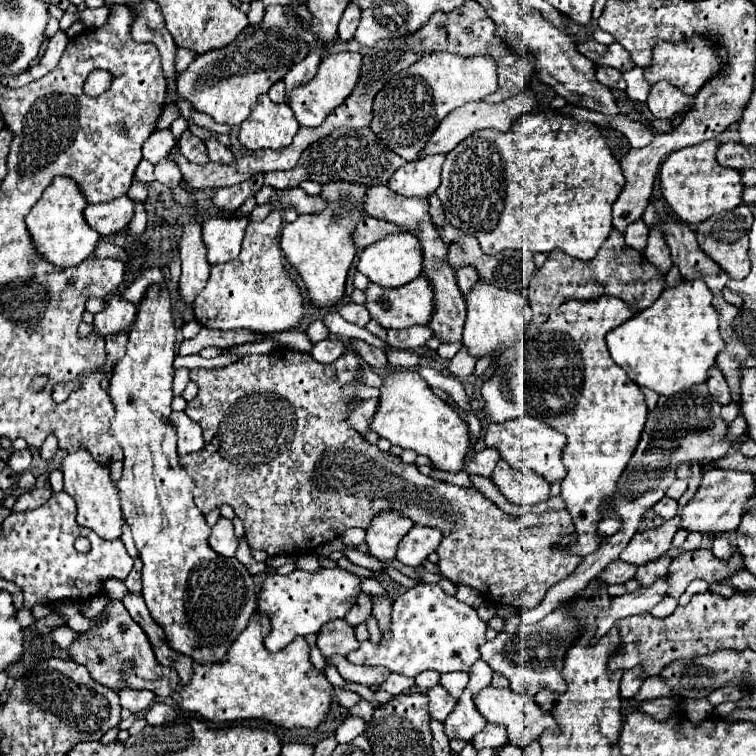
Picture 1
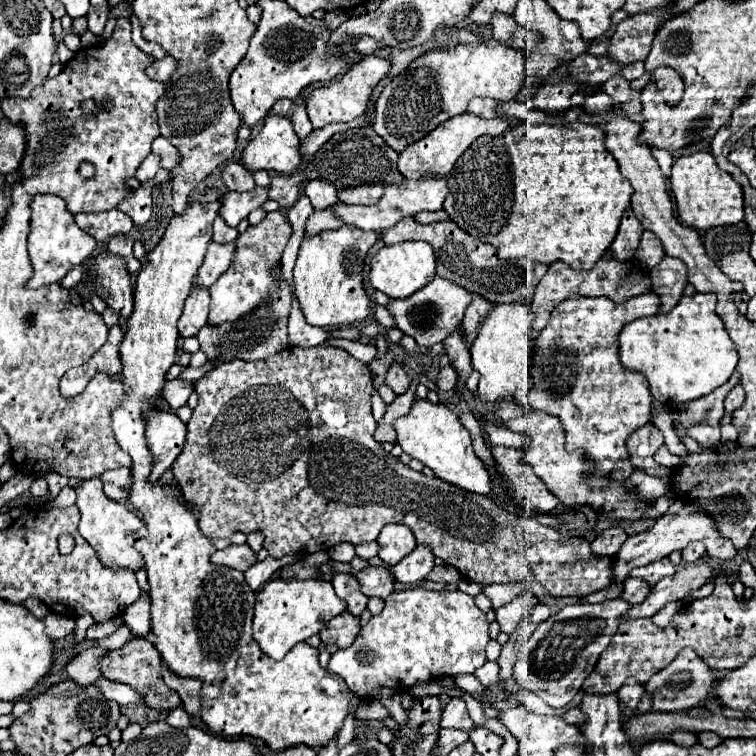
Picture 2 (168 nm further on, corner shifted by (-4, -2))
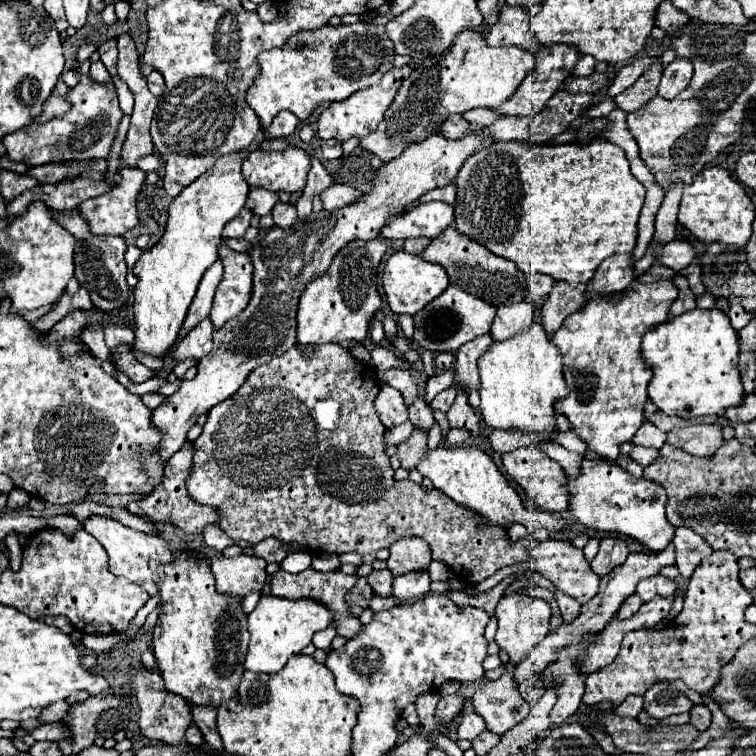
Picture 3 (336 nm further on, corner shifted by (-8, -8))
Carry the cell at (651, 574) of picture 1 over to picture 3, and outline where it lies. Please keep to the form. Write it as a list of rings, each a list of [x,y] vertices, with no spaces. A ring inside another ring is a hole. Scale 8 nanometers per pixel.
[[[630,595],[630,597],[622,603],[622,607],[620,607],[620,611],[616,613],[616,617],[618,617],[618,619],[628,619],[628,617],[632,617],[632,615],[640,609],[640,605],[642,605],[642,599],[640,599],[638,595]]]

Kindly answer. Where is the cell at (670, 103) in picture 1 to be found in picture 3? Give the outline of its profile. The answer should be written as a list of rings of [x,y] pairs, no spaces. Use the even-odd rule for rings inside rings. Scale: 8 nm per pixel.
[[[678,57],[676,61],[672,61],[672,63],[664,69],[658,95],[664,97],[664,99],[674,99],[682,89],[688,87],[688,83],[690,83],[690,79],[692,79],[692,73],[694,73],[694,67],[692,67],[690,59]]]

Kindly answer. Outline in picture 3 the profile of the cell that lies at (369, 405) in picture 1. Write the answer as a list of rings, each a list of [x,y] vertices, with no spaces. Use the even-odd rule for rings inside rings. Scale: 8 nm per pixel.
[[[414,429],[412,437],[410,437],[406,443],[400,443],[400,445],[398,445],[398,453],[396,453],[396,455],[400,457],[404,469],[412,471],[412,469],[416,469],[416,465],[424,459],[426,449],[428,449],[428,447],[426,447],[426,441],[428,441],[426,433],[424,433],[422,429]]]

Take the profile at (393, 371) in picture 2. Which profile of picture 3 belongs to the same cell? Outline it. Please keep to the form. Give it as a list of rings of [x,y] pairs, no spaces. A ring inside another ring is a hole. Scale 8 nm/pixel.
[[[418,397],[418,401],[414,405],[408,407],[408,415],[410,415],[410,421],[414,427],[420,427],[424,429],[424,433],[428,433],[434,425],[434,415],[432,415],[432,409],[424,403],[422,397]]]

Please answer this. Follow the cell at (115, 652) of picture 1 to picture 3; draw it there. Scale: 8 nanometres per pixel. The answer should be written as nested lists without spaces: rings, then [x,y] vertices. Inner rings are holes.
[[[140,669],[132,675],[132,689],[136,693],[138,705],[140,705],[140,729],[148,739],[156,739],[164,745],[184,745],[186,743],[186,729],[192,723],[192,715],[190,715],[190,707],[184,699],[180,699],[180,695],[172,695],[166,693],[164,689],[164,679],[160,679],[158,671],[148,671],[148,669]]]

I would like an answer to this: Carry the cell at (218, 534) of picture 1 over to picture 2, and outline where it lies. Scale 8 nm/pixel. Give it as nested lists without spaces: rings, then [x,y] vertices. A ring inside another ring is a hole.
[[[244,543],[244,545],[228,545],[226,549],[220,549],[212,555],[212,563],[218,565],[226,565],[238,571],[246,571],[250,565],[256,563],[256,555],[252,553],[252,549]]]

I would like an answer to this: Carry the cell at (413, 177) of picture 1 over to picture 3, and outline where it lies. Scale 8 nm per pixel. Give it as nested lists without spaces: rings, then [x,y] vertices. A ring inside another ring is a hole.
[[[430,201],[428,205],[416,205],[402,213],[398,219],[392,219],[380,233],[384,239],[412,239],[412,237],[428,237],[436,239],[442,231],[446,231],[454,223],[454,207],[442,201]]]

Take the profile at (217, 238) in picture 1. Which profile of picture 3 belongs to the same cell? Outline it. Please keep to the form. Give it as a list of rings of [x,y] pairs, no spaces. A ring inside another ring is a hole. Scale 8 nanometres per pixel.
[[[216,261],[202,277],[200,285],[198,285],[198,291],[196,291],[196,297],[188,309],[188,315],[184,319],[184,327],[180,329],[180,339],[184,335],[188,335],[190,327],[196,327],[196,323],[200,323],[202,319],[206,319],[210,315],[210,307],[212,307],[212,299],[214,299],[214,291],[218,287],[222,279],[222,263]]]

